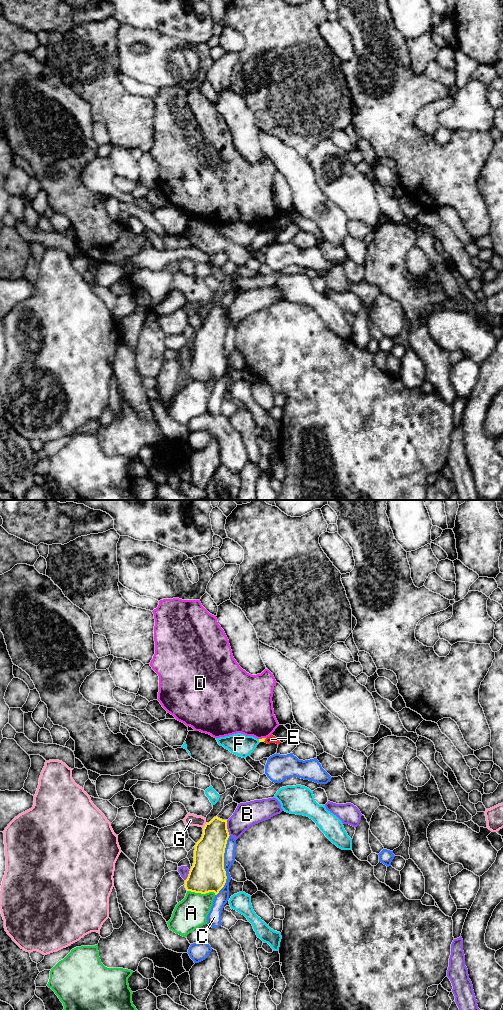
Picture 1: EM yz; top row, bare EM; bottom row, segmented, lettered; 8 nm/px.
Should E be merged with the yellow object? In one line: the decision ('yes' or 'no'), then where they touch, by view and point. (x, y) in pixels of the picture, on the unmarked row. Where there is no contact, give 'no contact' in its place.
no; contact yz (264, 228)

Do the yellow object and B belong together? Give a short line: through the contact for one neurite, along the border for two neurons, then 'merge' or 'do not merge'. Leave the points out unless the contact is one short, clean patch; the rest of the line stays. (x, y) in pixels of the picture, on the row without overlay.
do not merge

